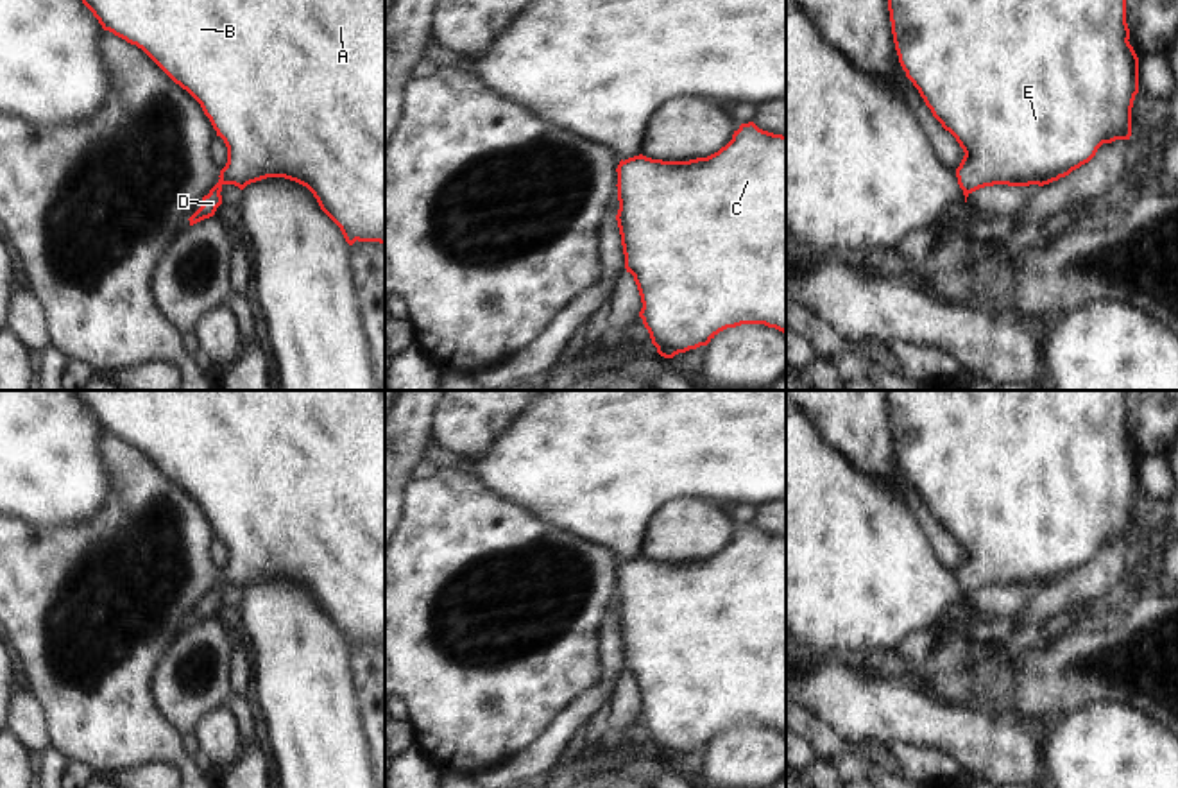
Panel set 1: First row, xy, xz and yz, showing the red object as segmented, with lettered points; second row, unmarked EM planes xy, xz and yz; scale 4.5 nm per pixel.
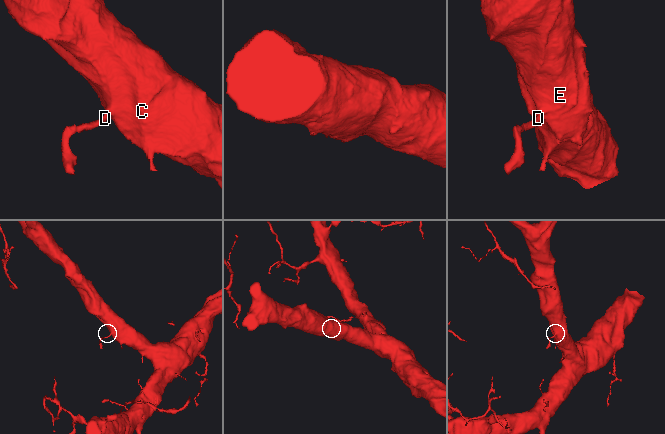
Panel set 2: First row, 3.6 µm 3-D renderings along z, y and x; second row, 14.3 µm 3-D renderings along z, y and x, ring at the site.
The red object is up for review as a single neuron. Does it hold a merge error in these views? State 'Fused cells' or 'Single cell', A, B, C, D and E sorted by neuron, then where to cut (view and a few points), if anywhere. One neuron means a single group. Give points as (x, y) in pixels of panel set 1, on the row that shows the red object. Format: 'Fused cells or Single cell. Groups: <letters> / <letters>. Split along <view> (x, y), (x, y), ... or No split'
Single cell. Groups: A B C D E. No split.

